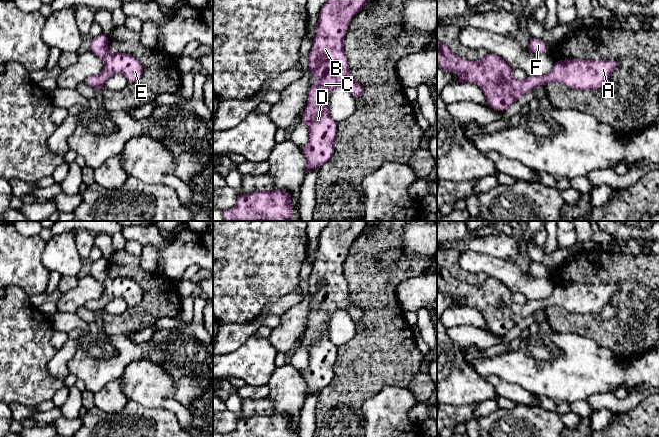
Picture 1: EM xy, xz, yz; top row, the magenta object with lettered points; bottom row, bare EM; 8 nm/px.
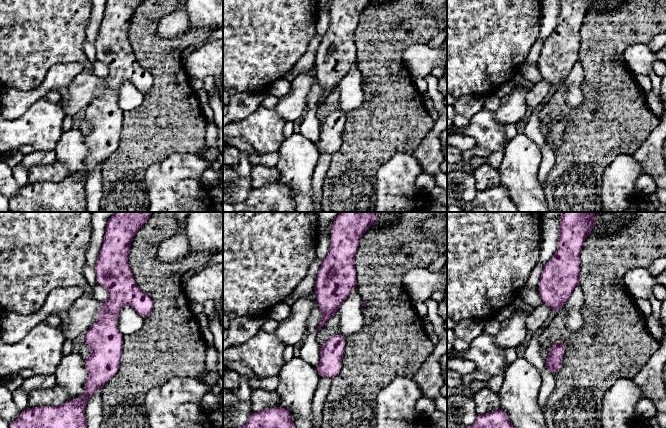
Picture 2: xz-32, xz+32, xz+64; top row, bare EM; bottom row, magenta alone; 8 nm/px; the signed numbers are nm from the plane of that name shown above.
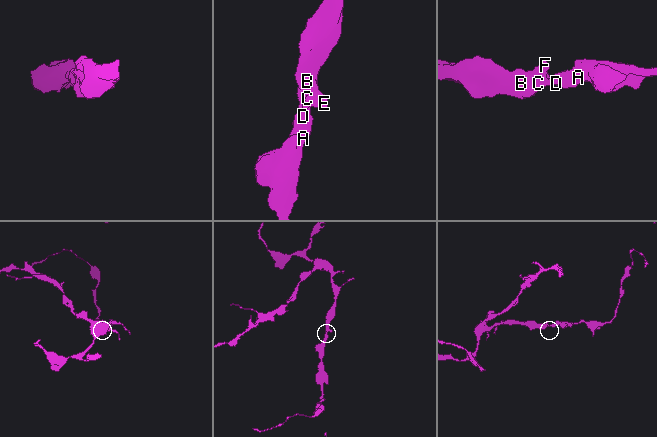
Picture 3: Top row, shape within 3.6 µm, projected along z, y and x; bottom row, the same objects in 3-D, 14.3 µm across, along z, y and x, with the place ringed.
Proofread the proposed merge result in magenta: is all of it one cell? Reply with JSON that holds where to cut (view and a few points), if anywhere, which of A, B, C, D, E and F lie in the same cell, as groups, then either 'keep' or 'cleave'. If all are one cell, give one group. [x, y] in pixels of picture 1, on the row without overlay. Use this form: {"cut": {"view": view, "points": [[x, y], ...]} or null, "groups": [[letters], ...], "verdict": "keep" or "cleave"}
{"cut": null, "groups": [["A", "B", "C", "D", "E", "F"]], "verdict": "keep"}

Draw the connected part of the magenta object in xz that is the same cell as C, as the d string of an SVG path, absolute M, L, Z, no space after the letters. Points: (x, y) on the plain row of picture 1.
M330 221L320 234L316 260L308 278L308 298L314 298L318 306L310 308L308 328L303 339L299 342L305 347L309 356L308 368L301 373L307 386L305 397L316 391L321 391L334 376L337 346L330 341L328 330L328 323L332 315L337 310L344 309L349 313L354 323L364 318L363 310L350 298L343 267L351 244L369 223L370 221Z

